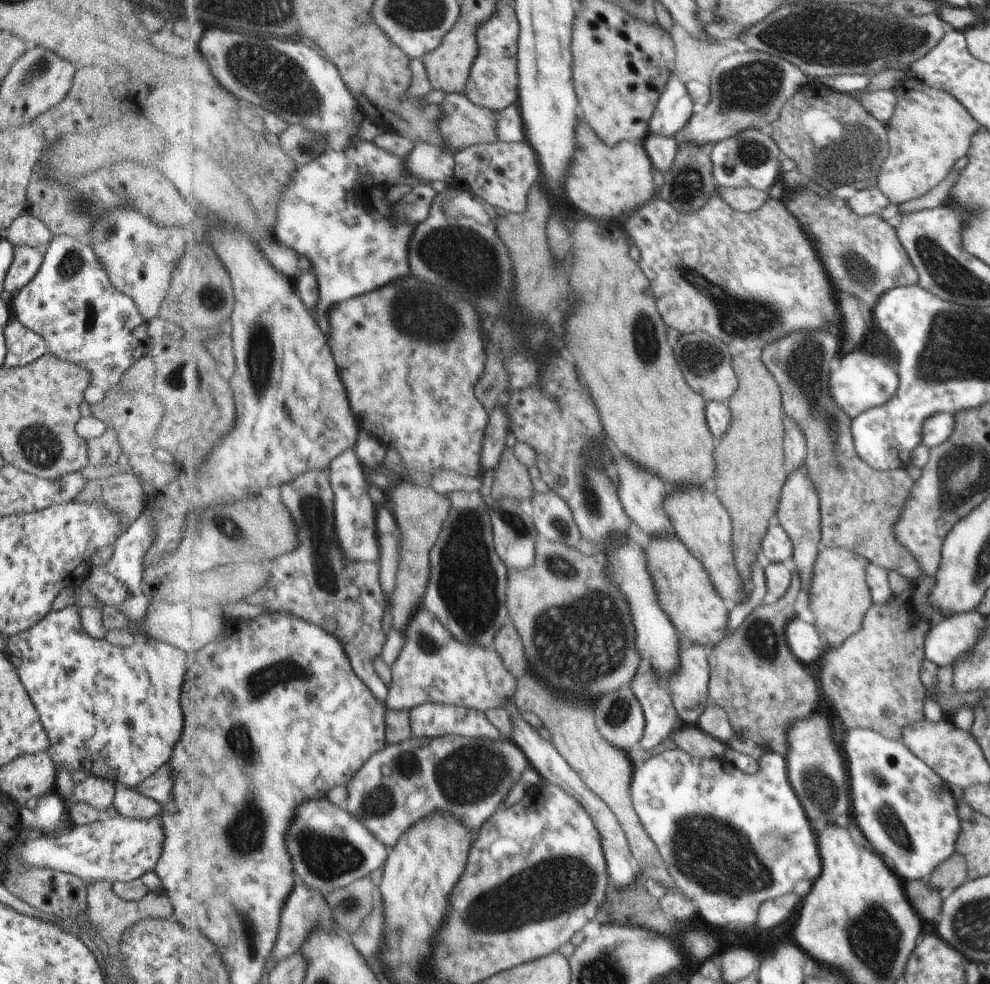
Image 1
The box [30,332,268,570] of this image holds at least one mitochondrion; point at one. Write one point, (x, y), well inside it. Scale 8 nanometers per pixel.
(188, 376)

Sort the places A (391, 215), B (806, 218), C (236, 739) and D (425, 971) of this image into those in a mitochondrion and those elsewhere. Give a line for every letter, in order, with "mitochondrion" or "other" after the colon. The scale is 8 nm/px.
A: other
B: other
C: mitochondrion
D: other

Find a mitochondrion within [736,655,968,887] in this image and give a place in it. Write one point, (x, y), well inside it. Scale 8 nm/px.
(820, 786)

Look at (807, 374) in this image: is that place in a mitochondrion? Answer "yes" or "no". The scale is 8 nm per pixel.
yes

